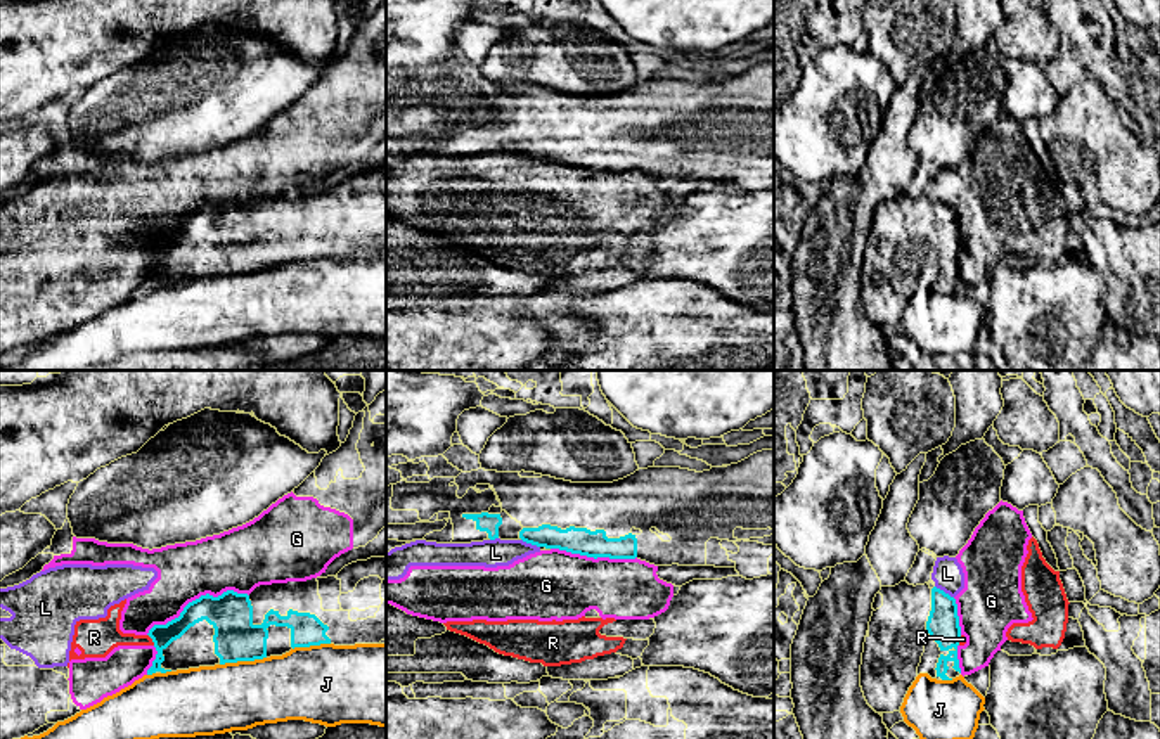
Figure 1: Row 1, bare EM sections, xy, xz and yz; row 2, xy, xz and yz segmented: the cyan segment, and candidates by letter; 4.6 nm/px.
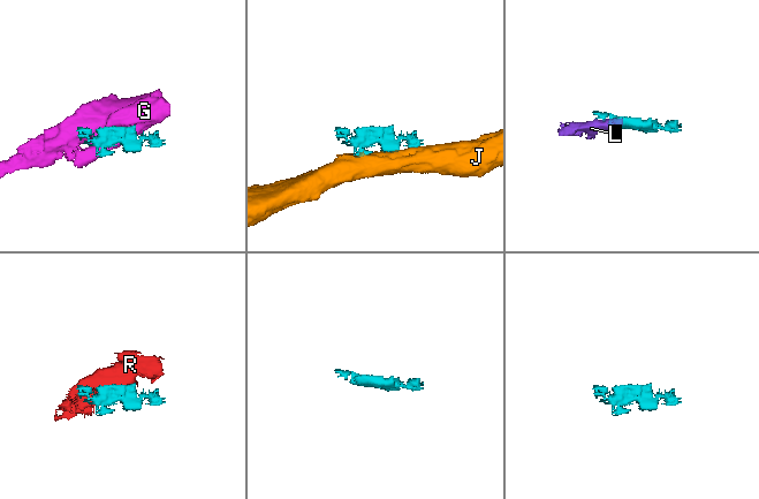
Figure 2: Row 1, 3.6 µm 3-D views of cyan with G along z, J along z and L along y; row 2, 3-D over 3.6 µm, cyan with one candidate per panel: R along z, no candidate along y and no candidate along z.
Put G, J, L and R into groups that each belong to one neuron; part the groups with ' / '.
G L R / J

